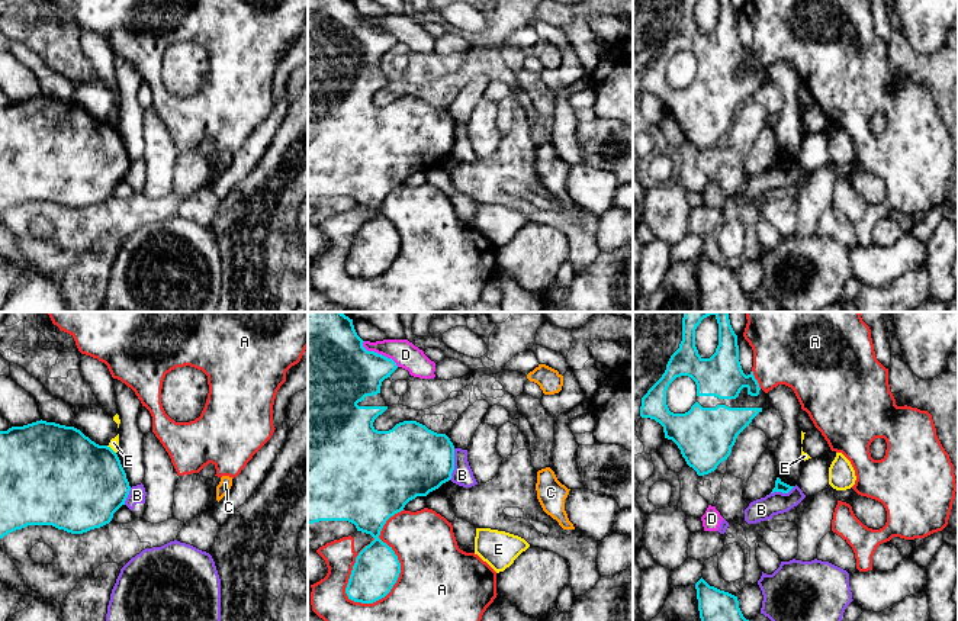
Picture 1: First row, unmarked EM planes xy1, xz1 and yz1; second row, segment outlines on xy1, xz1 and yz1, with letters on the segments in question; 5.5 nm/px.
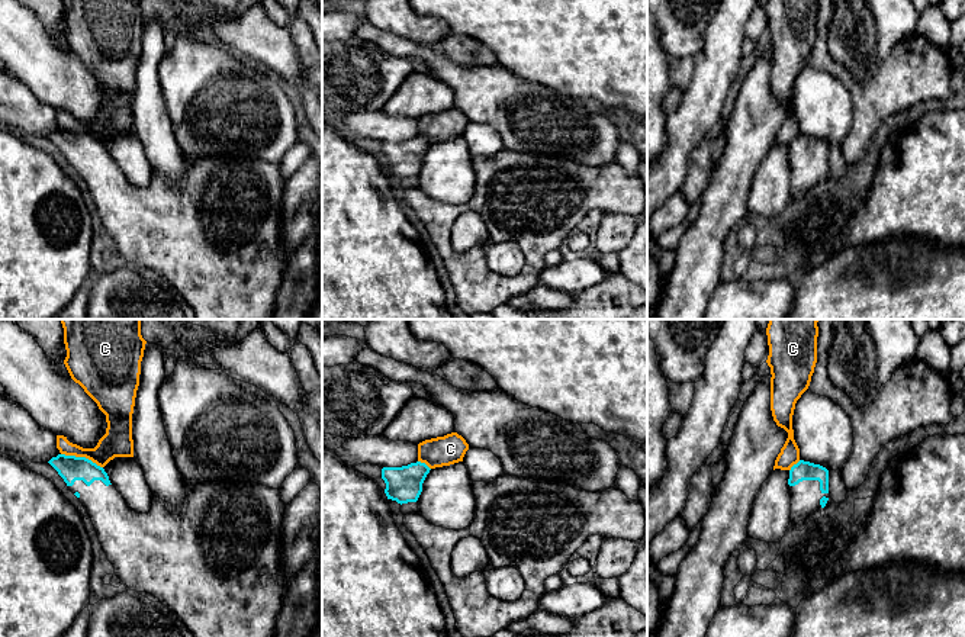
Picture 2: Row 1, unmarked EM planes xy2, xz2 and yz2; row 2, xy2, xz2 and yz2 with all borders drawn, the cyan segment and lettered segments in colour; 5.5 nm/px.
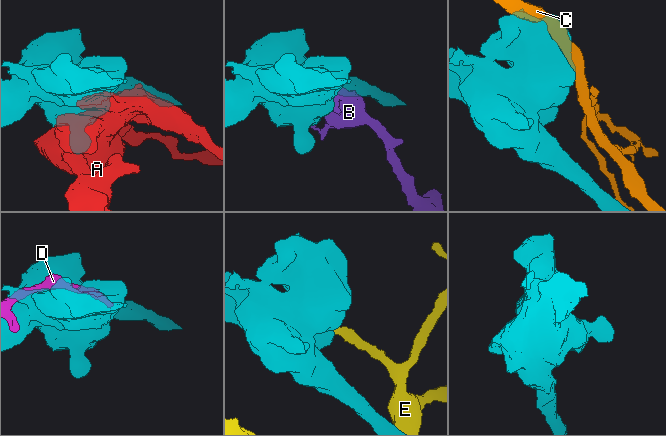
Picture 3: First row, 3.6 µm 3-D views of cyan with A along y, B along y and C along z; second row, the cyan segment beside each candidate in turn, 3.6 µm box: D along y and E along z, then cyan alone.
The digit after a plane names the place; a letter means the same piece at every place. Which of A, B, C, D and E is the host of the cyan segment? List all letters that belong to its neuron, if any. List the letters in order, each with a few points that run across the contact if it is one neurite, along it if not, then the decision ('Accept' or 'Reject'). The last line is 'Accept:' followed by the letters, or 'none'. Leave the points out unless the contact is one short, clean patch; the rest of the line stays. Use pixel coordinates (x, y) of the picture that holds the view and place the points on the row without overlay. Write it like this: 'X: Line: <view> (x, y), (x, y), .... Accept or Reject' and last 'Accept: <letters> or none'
A: Reject
B: Line: xz1 (455, 124), (455, 144), (449, 154). Reject
C: Reject
D: Reject
E: Reject
Accept: none

